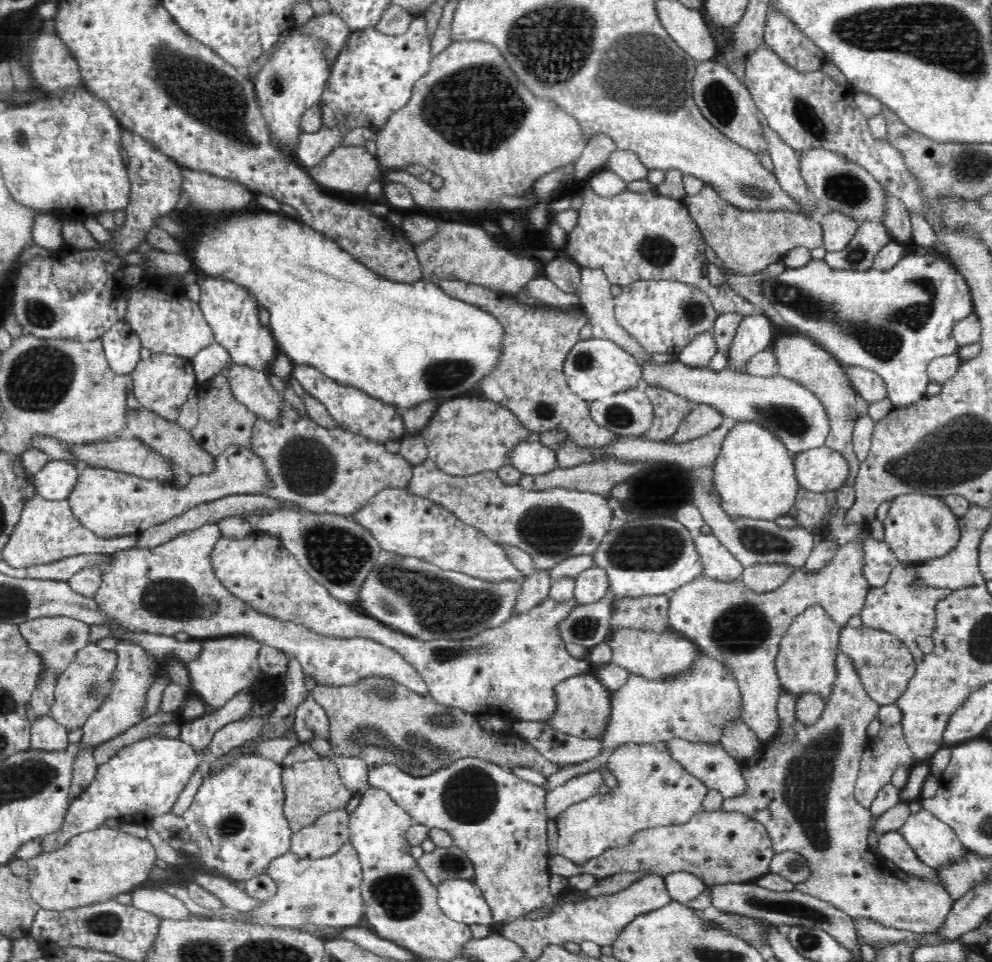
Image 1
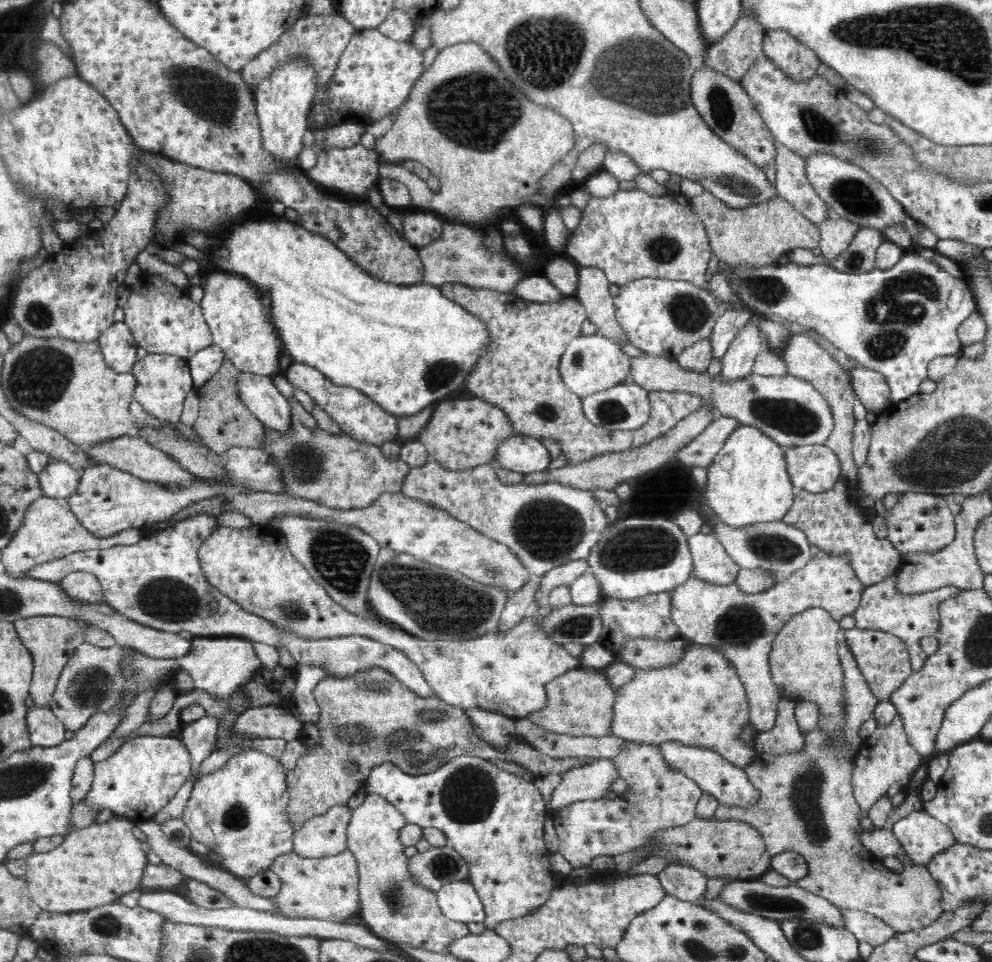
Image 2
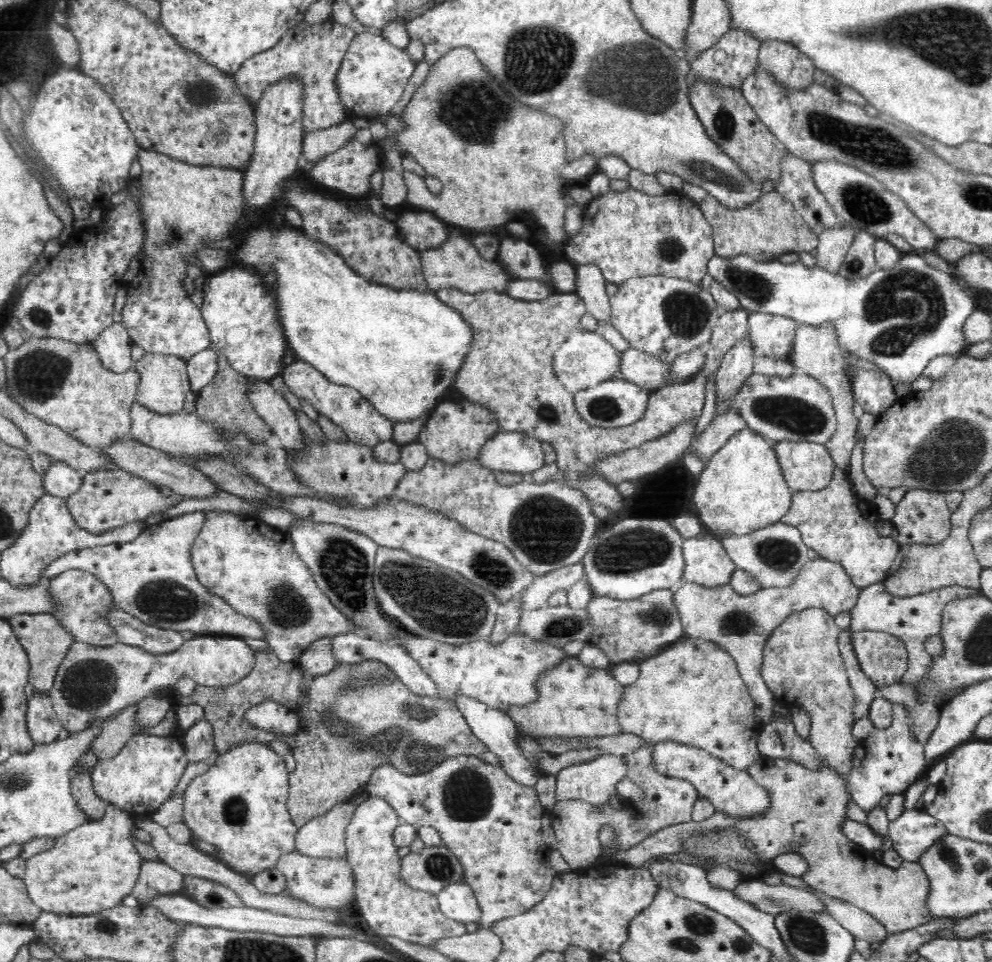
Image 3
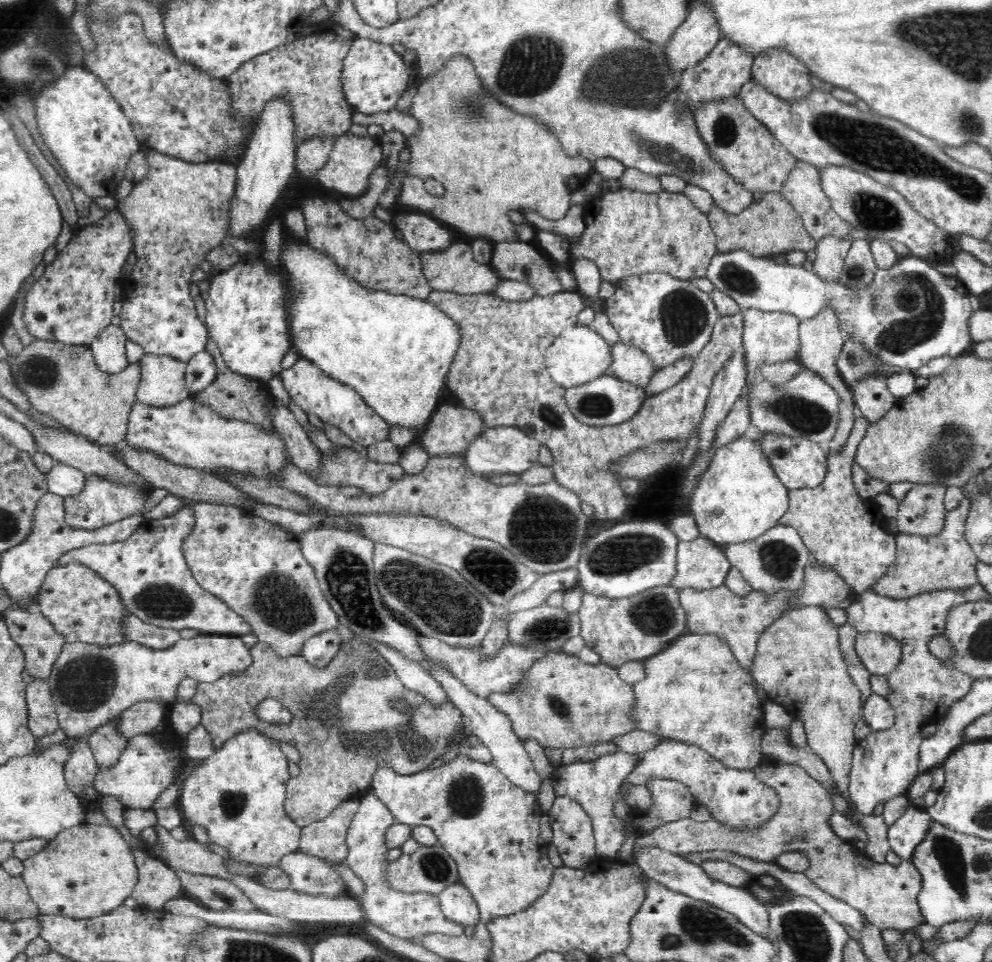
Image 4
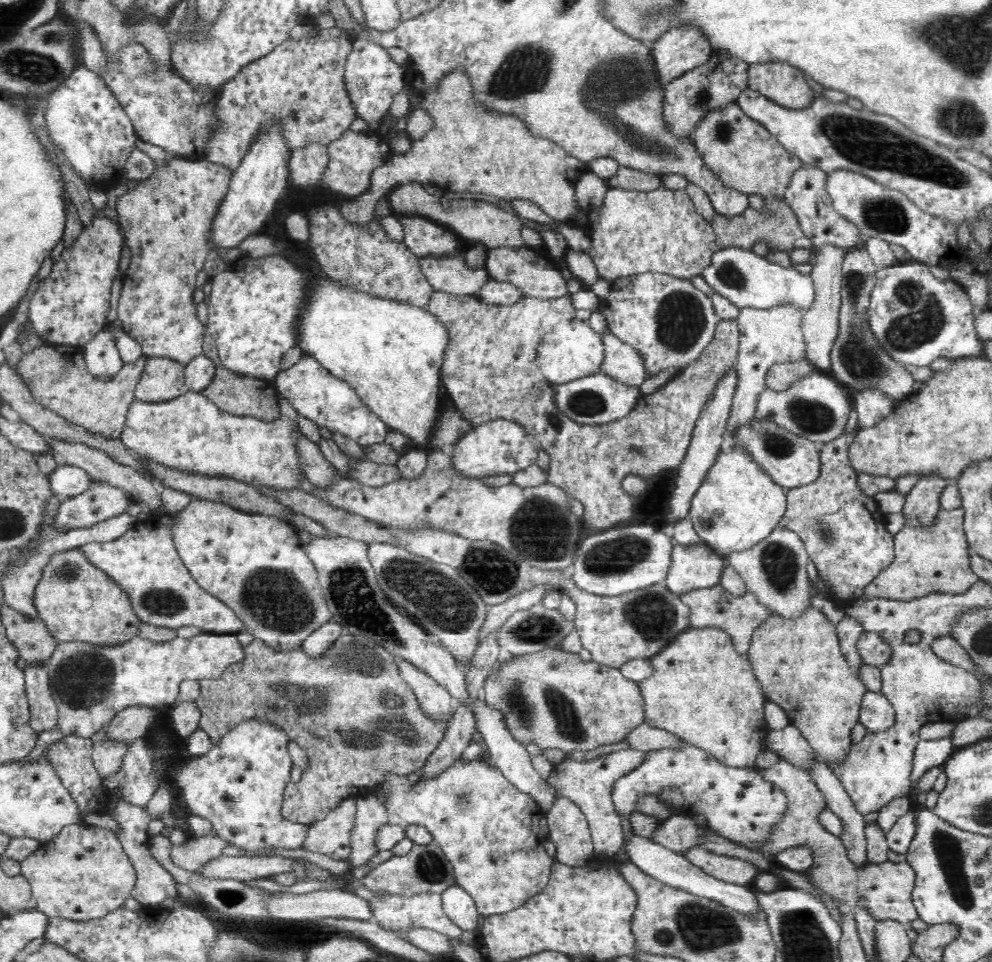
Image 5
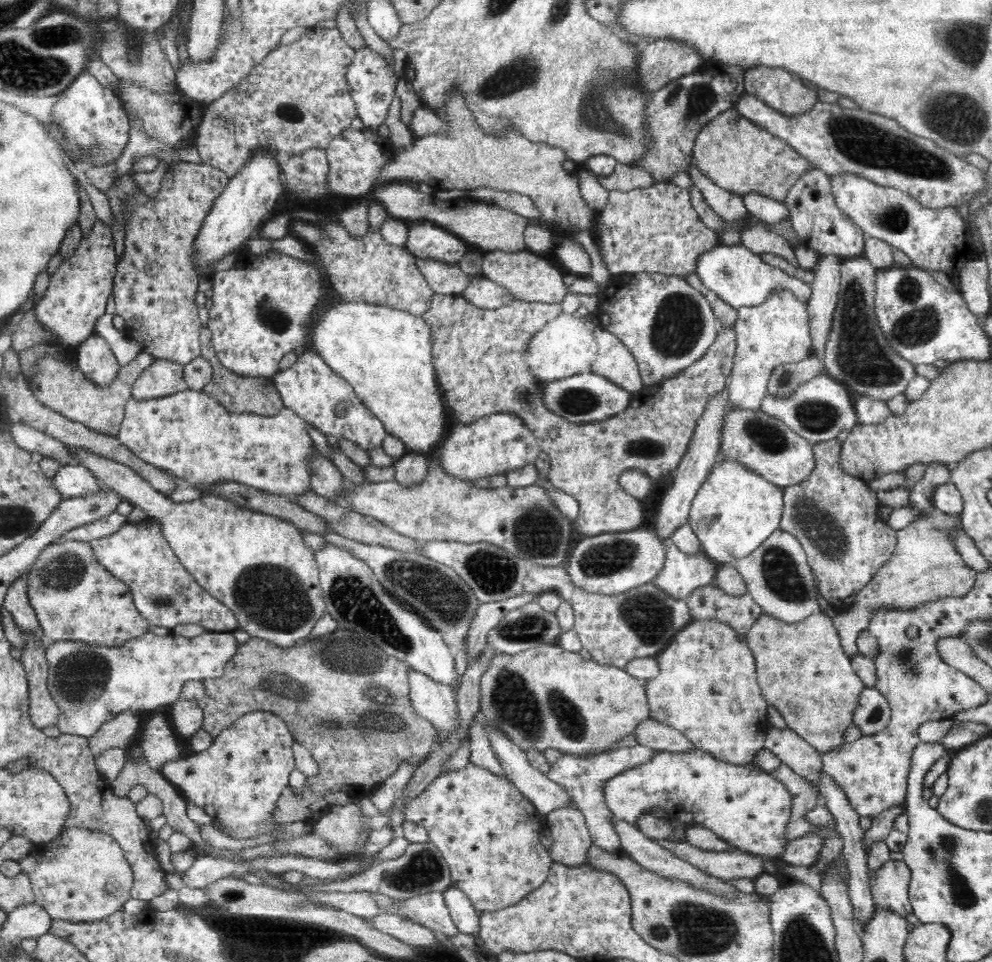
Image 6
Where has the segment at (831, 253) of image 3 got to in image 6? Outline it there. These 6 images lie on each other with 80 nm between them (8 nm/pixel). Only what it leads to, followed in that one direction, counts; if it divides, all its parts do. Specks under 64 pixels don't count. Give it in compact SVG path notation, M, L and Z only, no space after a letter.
M833 254L820 256L814 267L812 294L806 309L810 315L812 354L823 360L826 339L832 328L832 317L838 302L842 259Z

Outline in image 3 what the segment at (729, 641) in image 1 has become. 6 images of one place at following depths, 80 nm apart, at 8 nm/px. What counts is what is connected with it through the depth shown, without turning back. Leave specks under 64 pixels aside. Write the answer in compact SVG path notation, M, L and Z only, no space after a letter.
M819 557L809 560L790 585L761 589L750 595L736 593L728 583L704 587L695 582L682 581L674 588L674 603L682 621L683 637L712 641L730 654L754 699L754 715L762 725L772 722L773 708L777 704L774 693L761 677L763 648L773 630L792 614L804 610L824 610L832 618L840 612L848 612L856 606L861 594L842 565Z

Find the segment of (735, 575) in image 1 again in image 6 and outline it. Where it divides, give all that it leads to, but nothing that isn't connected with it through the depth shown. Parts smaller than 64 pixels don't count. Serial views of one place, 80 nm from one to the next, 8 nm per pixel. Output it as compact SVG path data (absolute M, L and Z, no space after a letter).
M669 543L662 572L653 583L674 599L686 599L694 590L712 584L721 564L712 561L704 552L686 555Z

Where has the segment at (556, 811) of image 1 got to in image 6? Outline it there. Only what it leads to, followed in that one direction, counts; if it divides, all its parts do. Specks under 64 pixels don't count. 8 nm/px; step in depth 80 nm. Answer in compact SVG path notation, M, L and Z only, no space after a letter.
M640 743L633 747L606 750L589 757L563 753L556 762L550 764L547 777L564 787L570 797L574 798L576 807L584 813L593 844L612 853L622 848L622 842L611 823L611 818L614 816L608 807L606 807L602 785L612 775L648 762L656 753L657 751L654 749L644 747Z

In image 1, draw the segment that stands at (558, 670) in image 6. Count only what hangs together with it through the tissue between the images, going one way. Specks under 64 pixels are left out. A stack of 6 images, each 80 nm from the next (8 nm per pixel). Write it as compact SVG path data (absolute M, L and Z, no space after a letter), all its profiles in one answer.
M580 674L554 685L553 691L557 698L556 714L550 720L544 721L544 724L548 723L548 726L560 729L565 734L582 739L596 739L603 736L610 720L612 692L600 679L594 674Z

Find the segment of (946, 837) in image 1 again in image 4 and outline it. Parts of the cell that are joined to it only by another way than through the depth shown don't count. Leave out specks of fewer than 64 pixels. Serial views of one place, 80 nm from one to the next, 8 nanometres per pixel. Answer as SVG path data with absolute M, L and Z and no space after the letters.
M909 807L904 815L888 827L887 837L891 850L908 861L918 843L926 836L932 821L933 818L927 812Z

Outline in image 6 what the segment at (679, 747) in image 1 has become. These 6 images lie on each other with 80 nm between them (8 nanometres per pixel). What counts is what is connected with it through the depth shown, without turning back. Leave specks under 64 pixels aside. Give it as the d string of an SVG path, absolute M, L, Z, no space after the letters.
M702 749L688 752L658 751L648 762L623 770L612 775L602 785L606 807L614 817L620 817L630 824L636 824L638 818L652 809L666 812L668 820L677 820L688 827L704 826L729 842L740 851L749 852L773 860L782 857L786 848L786 826L790 822L792 795L786 785L772 773L763 771L753 762L743 765L730 764L714 757Z

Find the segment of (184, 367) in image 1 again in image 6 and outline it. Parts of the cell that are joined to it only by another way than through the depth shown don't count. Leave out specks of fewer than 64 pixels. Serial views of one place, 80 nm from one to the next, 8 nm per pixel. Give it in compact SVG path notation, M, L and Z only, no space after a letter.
M155 359L132 384L132 399L165 397L189 388L184 380L184 365L164 359Z

